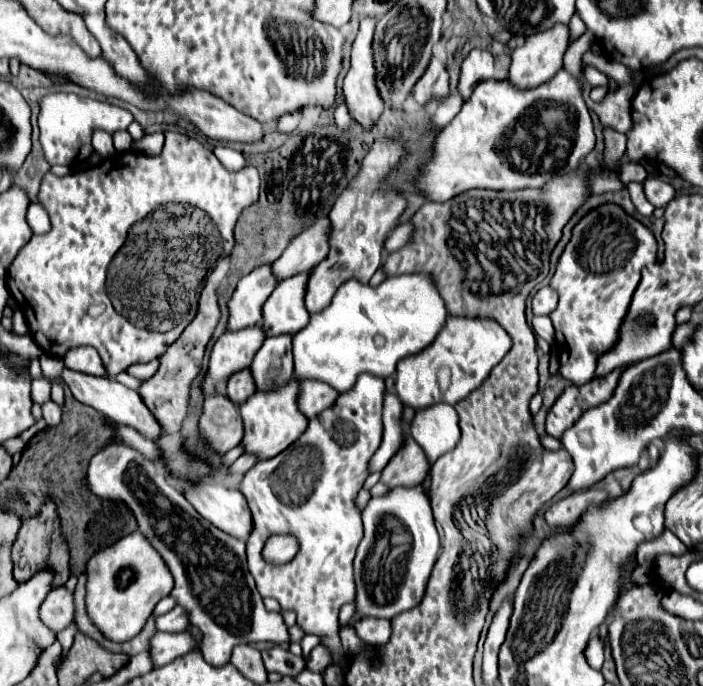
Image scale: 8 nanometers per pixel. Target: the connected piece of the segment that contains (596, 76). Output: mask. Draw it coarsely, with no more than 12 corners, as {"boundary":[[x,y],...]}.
{"boundary":[[588,67],[586,81],[590,87],[608,87],[608,77]]}

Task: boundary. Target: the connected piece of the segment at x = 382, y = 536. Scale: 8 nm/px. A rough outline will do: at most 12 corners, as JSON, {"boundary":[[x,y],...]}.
{"boundary":[[422,487],[372,497],[356,613],[416,607],[440,551]]}

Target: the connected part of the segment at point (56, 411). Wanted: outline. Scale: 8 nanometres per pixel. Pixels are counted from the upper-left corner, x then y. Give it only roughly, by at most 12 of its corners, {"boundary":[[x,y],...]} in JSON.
{"boundary":[[48,399],[42,405],[48,427],[60,423],[62,405]]}

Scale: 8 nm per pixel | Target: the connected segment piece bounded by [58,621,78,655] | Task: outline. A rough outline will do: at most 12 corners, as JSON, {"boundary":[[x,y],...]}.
{"boundary":[[72,621],[58,633],[62,655],[70,651],[74,643],[76,623]]}

